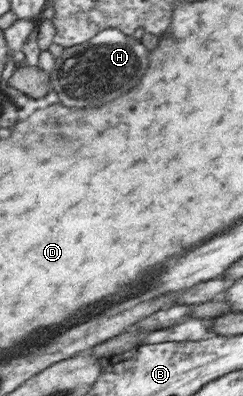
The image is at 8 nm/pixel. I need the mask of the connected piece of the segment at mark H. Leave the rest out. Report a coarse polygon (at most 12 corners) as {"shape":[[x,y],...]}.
{"shape":[[107,28],[64,48],[51,83],[67,107],[113,101],[149,69],[139,36]]}

